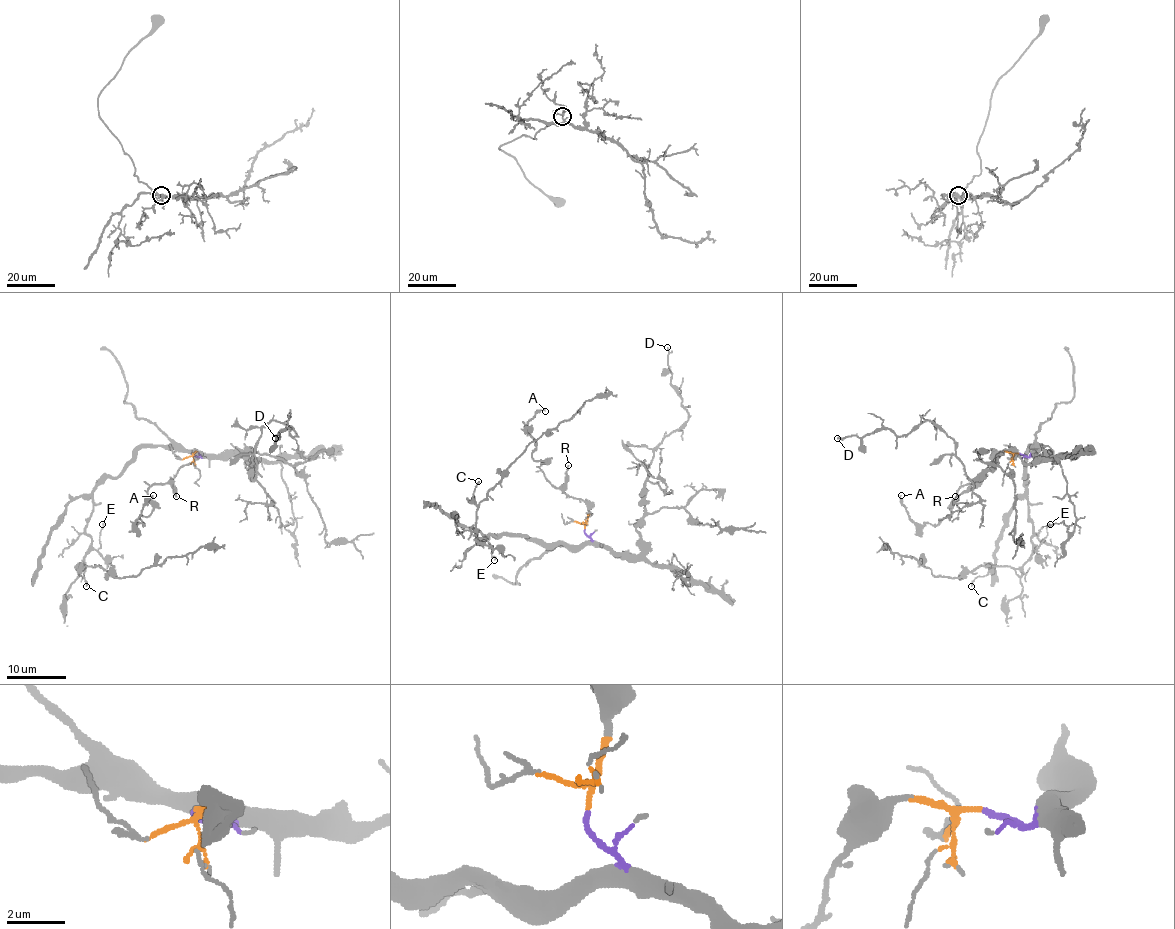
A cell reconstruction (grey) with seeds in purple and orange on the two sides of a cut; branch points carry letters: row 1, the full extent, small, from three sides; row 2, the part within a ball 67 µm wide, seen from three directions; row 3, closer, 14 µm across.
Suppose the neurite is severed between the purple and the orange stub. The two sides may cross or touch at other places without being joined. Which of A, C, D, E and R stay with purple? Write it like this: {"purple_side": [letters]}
{"purple_side": ["C", "D", "E"]}

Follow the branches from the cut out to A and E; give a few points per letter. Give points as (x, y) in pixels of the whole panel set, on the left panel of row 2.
A: (193, 453), (196, 458), (149, 488), (152, 511), (140, 516), (143, 525), (134, 523), (152, 495)
E: (193, 453), (143, 446), (116, 477), (104, 477), (92, 493), (85, 529), (97, 550), (103, 523)

